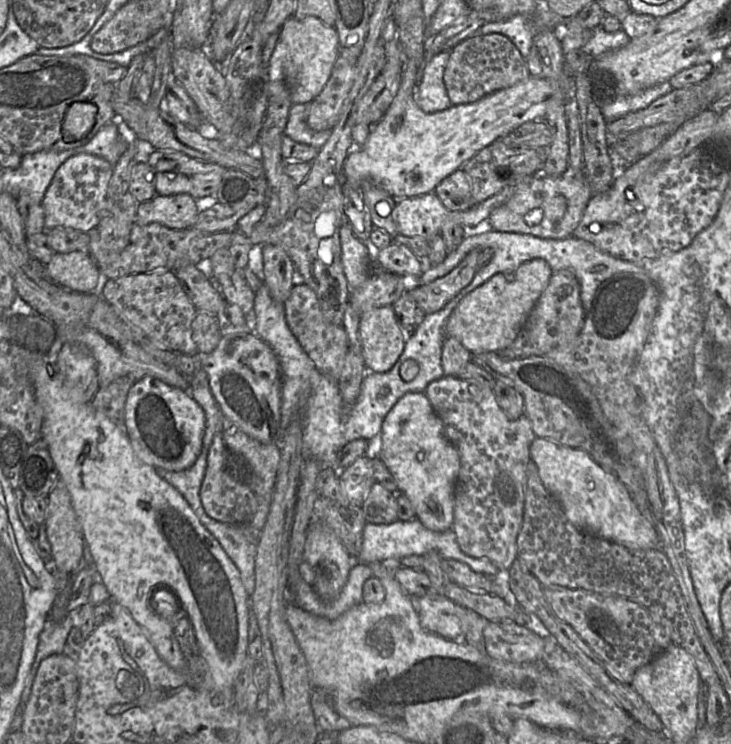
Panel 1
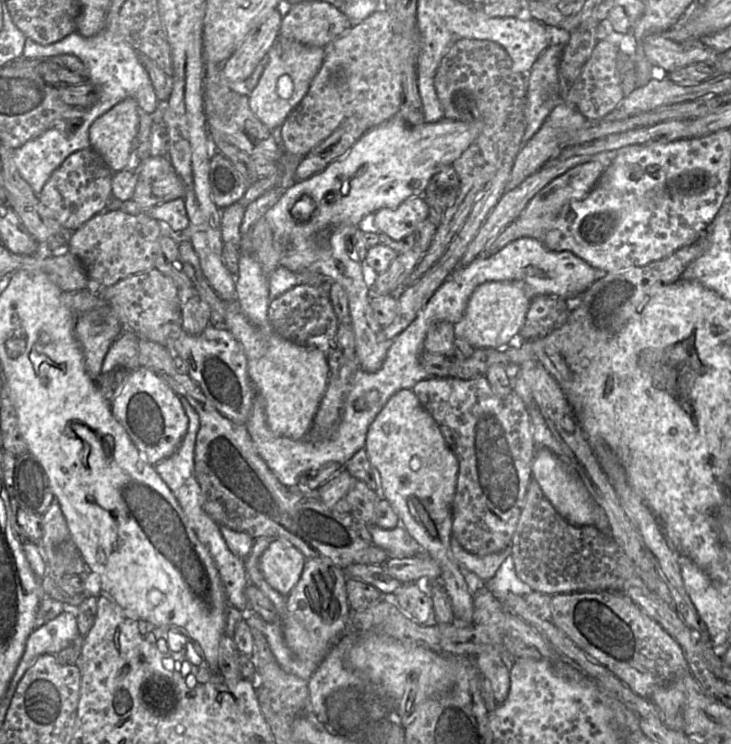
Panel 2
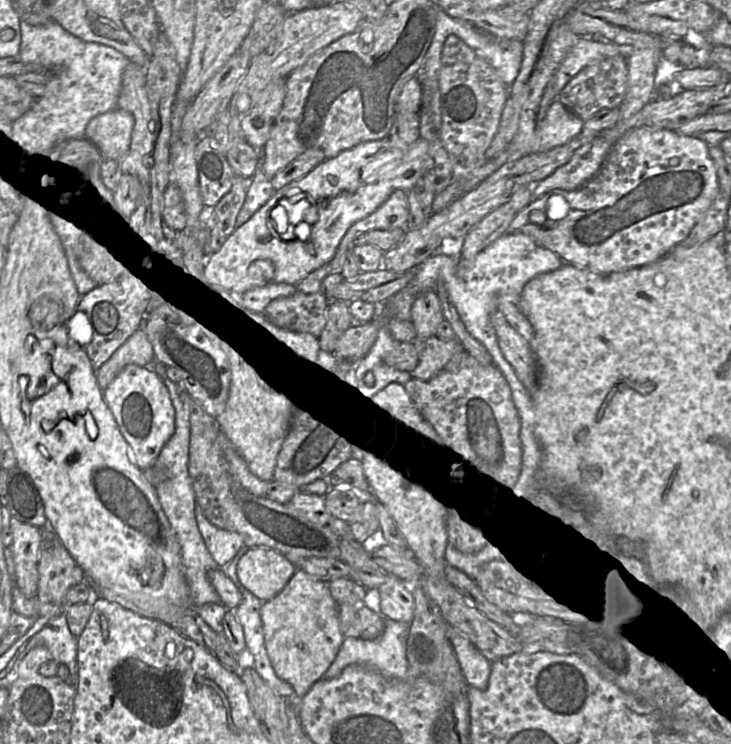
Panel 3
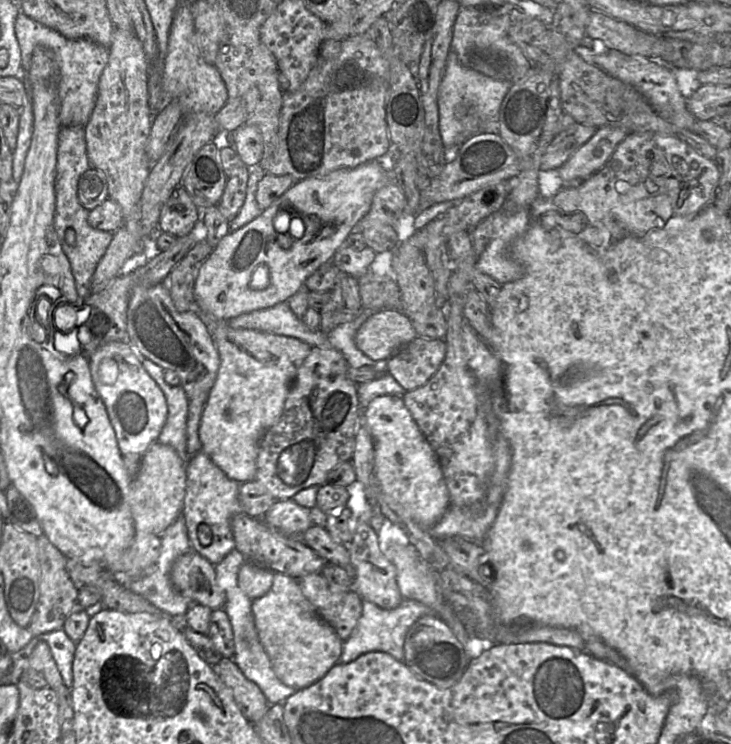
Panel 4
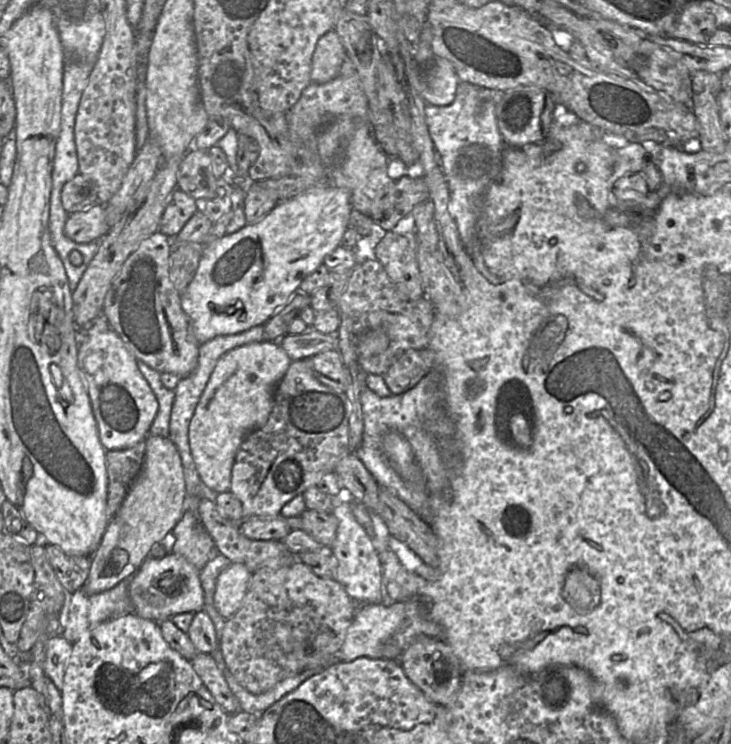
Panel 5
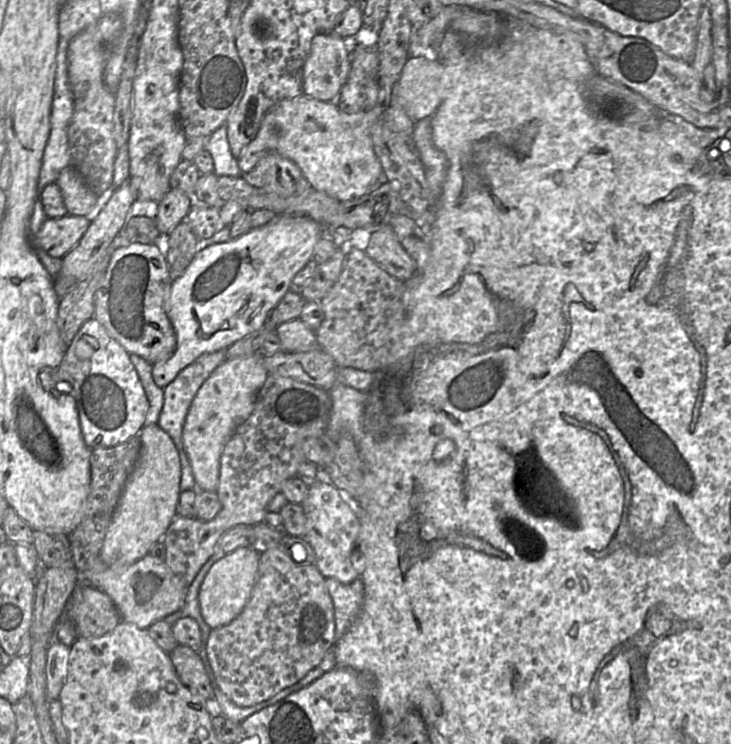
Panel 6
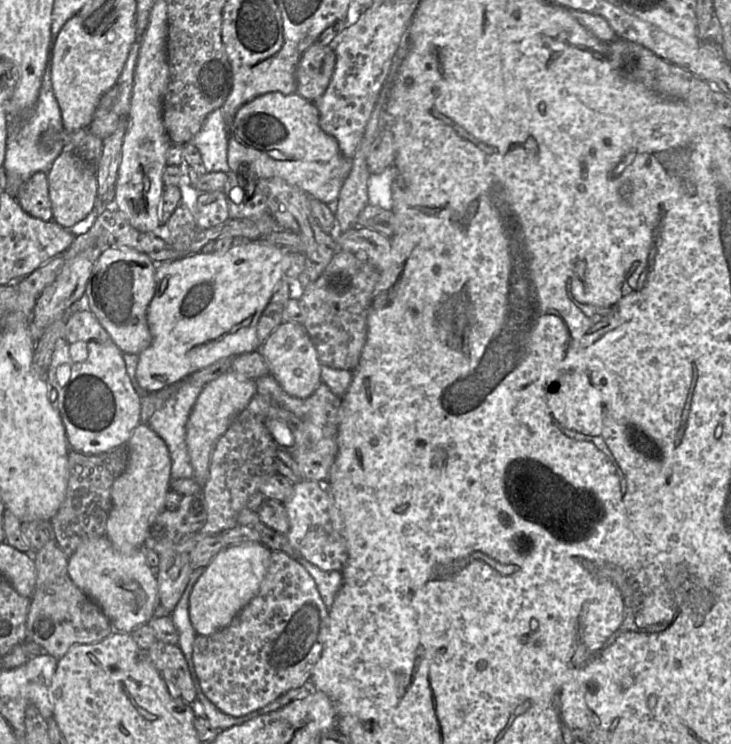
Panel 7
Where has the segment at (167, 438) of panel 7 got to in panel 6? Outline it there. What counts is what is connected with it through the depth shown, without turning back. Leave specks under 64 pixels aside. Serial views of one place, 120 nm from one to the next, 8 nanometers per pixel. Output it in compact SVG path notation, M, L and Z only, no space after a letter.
M220 349L212 353L203 354L191 364L189 364L186 368L184 368L171 383L169 383L165 388L163 388L164 403L157 425L171 437L179 453L181 465L181 491L193 490L196 486L192 468L187 454L185 452L182 440L183 426L187 413L189 411L194 397L196 396L203 383L214 372L214 370L225 361L226 349Z

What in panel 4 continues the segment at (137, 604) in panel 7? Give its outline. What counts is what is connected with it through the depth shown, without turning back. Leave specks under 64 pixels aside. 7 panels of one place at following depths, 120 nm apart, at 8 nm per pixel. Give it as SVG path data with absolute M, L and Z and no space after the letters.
M193 551L178 557L172 565L170 576L174 589L193 603L212 610L223 608L225 595L216 581L215 566L204 557Z

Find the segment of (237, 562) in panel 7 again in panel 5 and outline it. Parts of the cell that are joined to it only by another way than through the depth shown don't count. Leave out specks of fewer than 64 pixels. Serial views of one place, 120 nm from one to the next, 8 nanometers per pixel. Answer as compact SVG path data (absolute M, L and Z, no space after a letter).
M231 563L217 578L214 606L219 614L229 619L240 607L252 577L245 565Z

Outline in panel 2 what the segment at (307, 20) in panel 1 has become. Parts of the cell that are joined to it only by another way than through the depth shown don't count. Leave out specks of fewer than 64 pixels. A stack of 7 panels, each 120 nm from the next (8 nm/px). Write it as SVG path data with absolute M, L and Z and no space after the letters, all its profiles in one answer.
M278 37L267 52L265 68L249 94L249 108L271 131L280 127L307 94L310 84L321 68L324 47L308 46L285 37Z

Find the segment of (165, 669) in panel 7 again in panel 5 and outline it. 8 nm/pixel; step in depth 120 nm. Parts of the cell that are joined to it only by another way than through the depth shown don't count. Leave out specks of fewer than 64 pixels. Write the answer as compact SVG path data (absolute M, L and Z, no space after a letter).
M199 652L190 662L206 688L228 715L242 712L239 700L211 655Z

